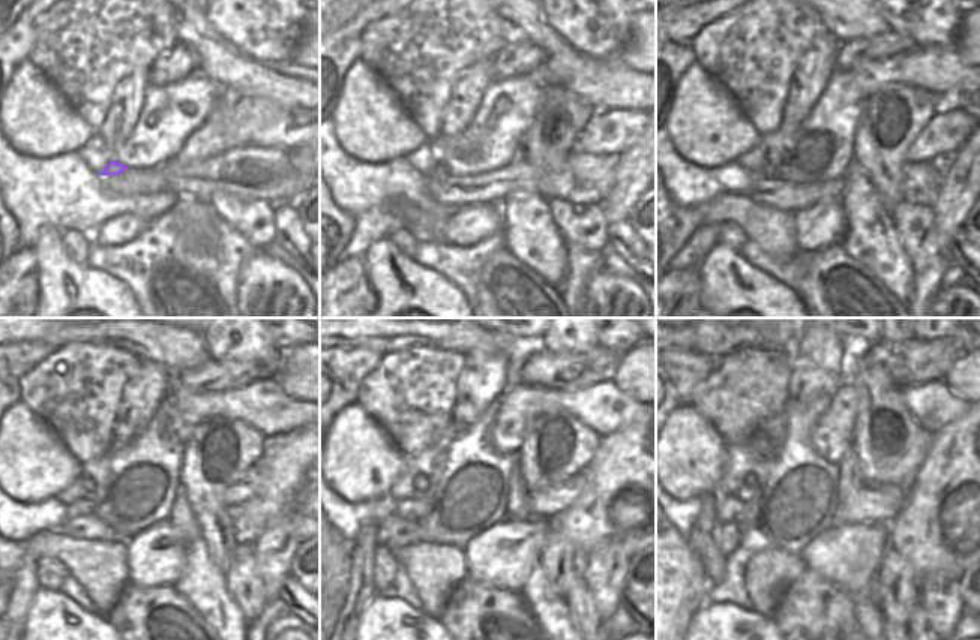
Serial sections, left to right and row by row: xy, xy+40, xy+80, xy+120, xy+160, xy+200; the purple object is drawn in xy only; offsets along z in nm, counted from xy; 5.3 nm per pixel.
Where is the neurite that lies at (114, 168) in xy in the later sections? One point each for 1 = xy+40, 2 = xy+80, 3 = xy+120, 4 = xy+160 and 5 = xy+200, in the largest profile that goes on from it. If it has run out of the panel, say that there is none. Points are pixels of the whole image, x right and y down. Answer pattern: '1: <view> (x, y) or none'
1: xy+40 (440, 170)
2: xy+80 (764, 173)
3: xy+120 (83, 507)
4: xy+160 (411, 508)
5: xy+200 (728, 510)

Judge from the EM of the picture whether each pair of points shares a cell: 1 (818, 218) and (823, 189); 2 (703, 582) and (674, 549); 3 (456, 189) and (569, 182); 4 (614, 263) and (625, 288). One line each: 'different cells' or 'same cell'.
1: different cells
2: different cells
3: same cell
4: different cells

